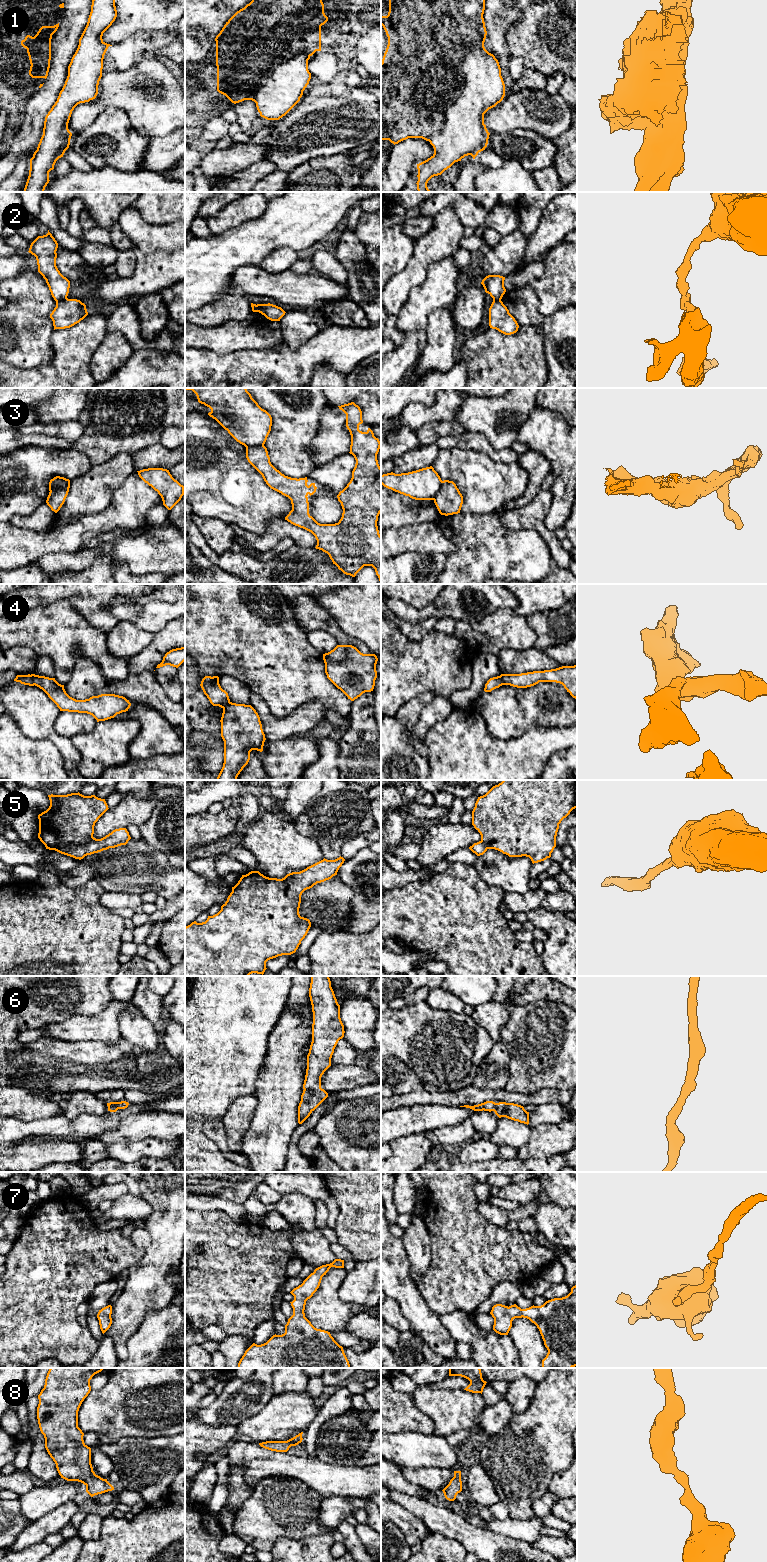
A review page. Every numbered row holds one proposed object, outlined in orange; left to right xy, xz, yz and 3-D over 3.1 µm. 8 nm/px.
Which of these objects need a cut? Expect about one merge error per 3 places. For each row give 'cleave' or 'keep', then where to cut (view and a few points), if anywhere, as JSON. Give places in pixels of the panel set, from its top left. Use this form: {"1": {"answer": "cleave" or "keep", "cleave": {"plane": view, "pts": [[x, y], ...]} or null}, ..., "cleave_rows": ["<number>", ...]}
{"1": {"answer": "keep", "cleave": null}, "2": {"answer": "cleave", "cleave": {"plane": "xy", "pts": [[67, 298], [56, 302]]}}, "3": {"answer": "cleave", "cleave": {"plane": "xy", "pts": [[69, 481], [63, 487], [50, 491]]}}, "4": {"answer": "cleave", "cleave": {"plane": "xy", "pts": [[30, 675], [34, 684]]}}, "5": {"answer": "keep", "cleave": null}, "6": {"answer": "keep", "cleave": null}, "7": {"answer": "keep", "cleave": null}, "8": {"answer": "keep", "cleave": null}, "cleave_rows": ["2", "3", "4"]}

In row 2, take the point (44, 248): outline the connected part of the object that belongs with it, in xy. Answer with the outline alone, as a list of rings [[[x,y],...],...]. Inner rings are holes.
[[[49,232],[46,235],[38,236],[30,245],[29,253],[37,260],[38,272],[46,280],[54,300],[67,299],[70,281],[64,277],[56,266],[58,243]]]

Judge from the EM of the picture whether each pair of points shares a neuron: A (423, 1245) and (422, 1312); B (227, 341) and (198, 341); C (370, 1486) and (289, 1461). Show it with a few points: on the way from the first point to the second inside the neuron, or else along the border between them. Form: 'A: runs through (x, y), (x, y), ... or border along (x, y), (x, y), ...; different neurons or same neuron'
A: border along (405, 1250), (410, 1264), (410, 1278), (415, 1284); different neurons
B: runs through (220, 341), (205, 341); same neuron
C: runs through (350, 1481), (328, 1480), (309, 1470); same neuron

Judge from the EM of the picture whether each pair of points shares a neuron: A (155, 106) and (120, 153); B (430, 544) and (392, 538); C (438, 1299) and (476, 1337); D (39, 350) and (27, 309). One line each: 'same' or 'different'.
A: different
B: same
C: different
D: same

